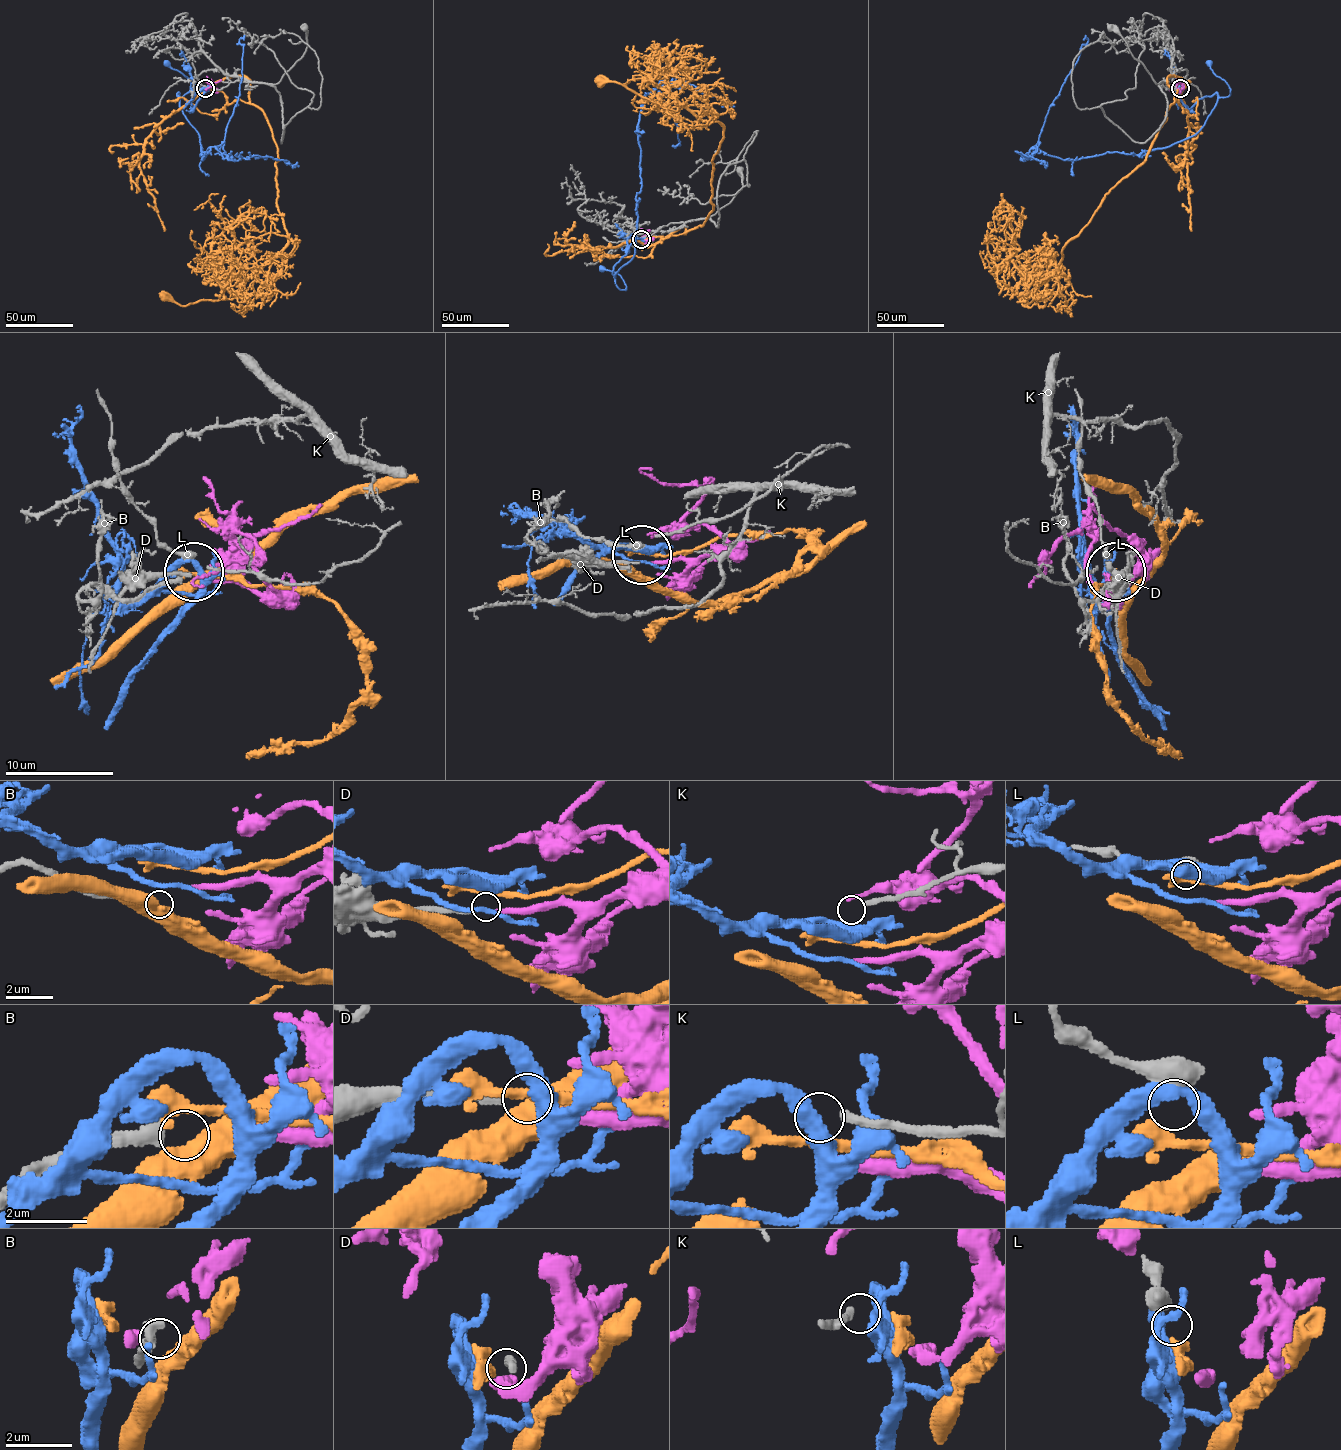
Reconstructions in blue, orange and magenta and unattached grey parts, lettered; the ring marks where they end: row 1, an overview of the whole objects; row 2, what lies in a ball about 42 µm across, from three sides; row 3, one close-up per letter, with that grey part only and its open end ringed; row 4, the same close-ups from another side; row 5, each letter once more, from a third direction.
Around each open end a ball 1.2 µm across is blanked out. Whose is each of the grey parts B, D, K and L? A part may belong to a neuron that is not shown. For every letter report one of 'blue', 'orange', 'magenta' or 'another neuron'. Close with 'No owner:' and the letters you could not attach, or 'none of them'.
B: another neuron
D: magenta
K: another neuron
L: another neuron
No owner: B, K, L

